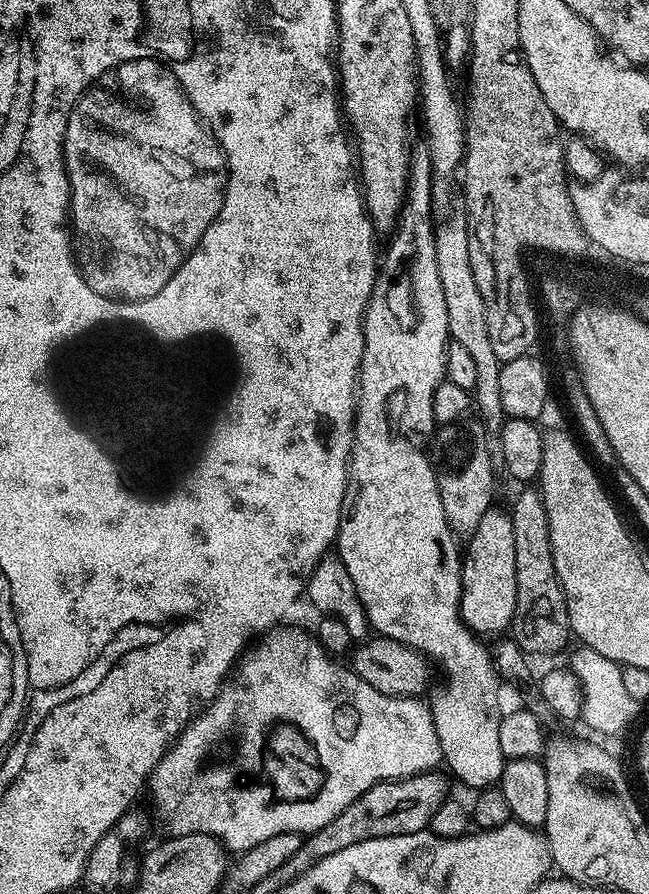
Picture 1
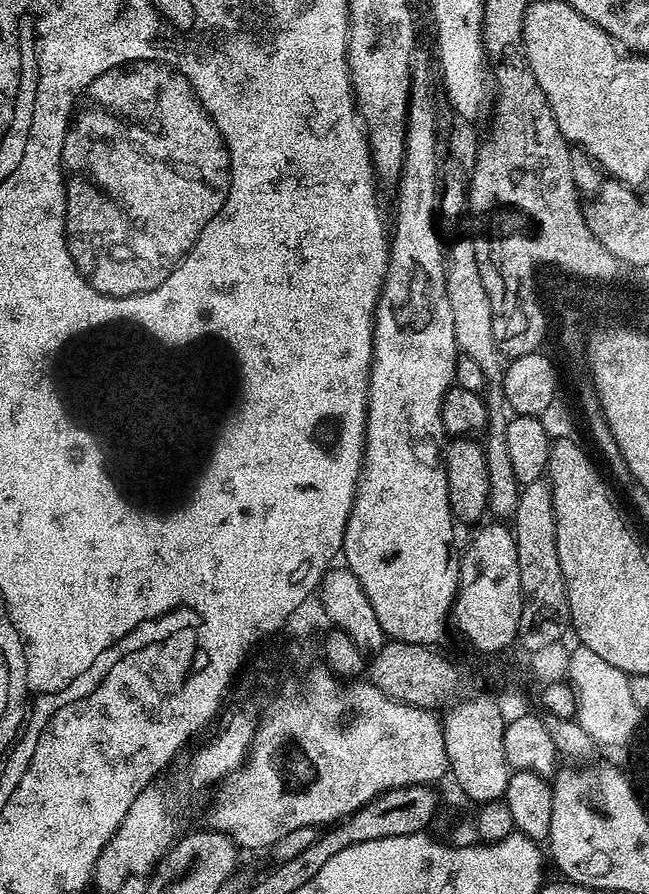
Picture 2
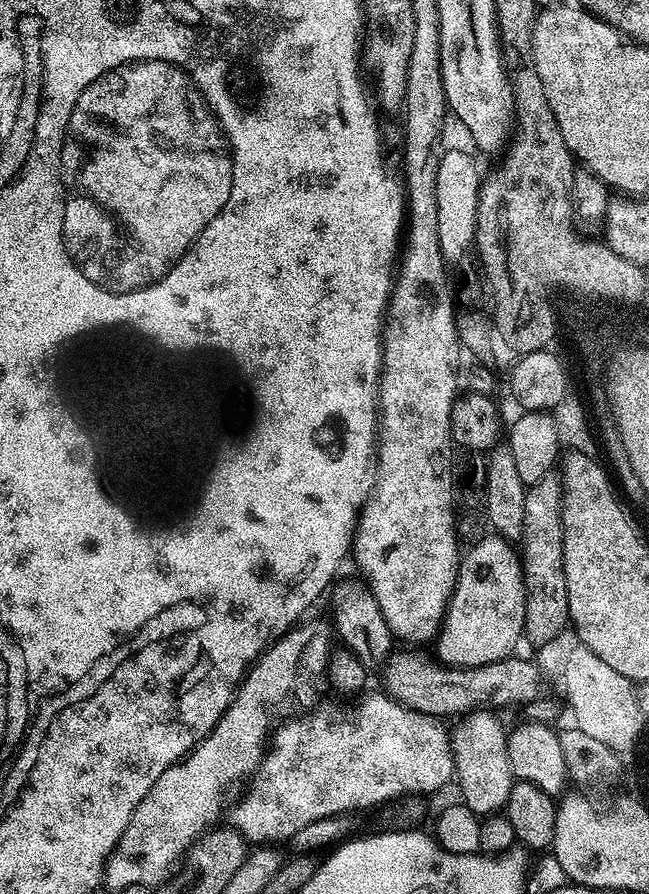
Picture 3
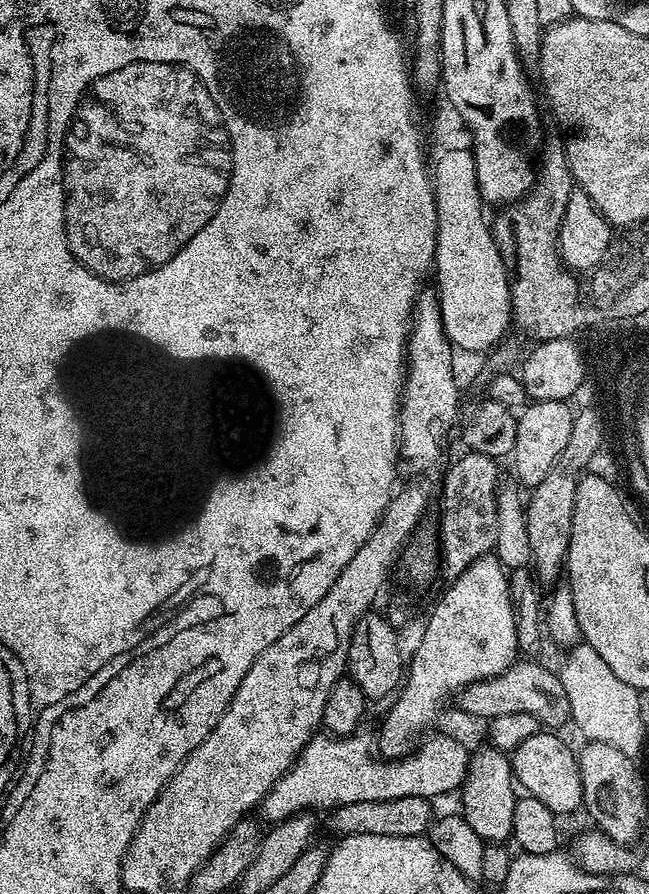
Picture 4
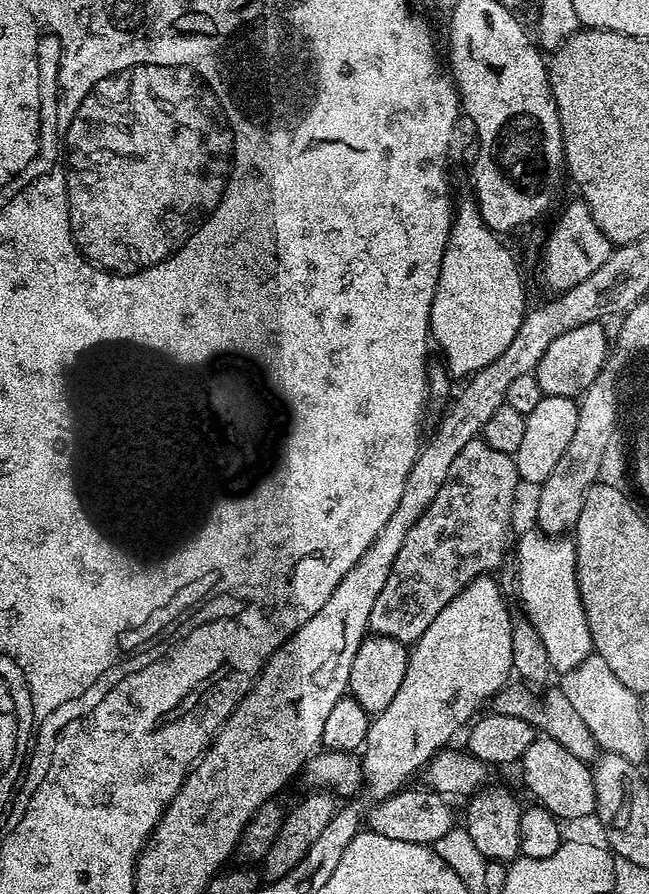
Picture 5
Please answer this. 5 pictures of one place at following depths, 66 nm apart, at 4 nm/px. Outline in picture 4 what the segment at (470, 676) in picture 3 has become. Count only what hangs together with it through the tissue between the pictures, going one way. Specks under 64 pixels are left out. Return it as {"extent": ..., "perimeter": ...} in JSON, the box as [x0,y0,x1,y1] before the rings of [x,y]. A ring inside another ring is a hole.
{"extent":[458,658,572,730],"perimeter":[[[532,658],[521,659],[502,674],[463,688],[458,696],[461,710],[468,716],[477,716],[481,722],[498,718],[498,714],[534,714],[545,729],[560,730],[564,723],[569,723],[572,714],[570,698],[566,698],[559,675],[534,661]]]}

